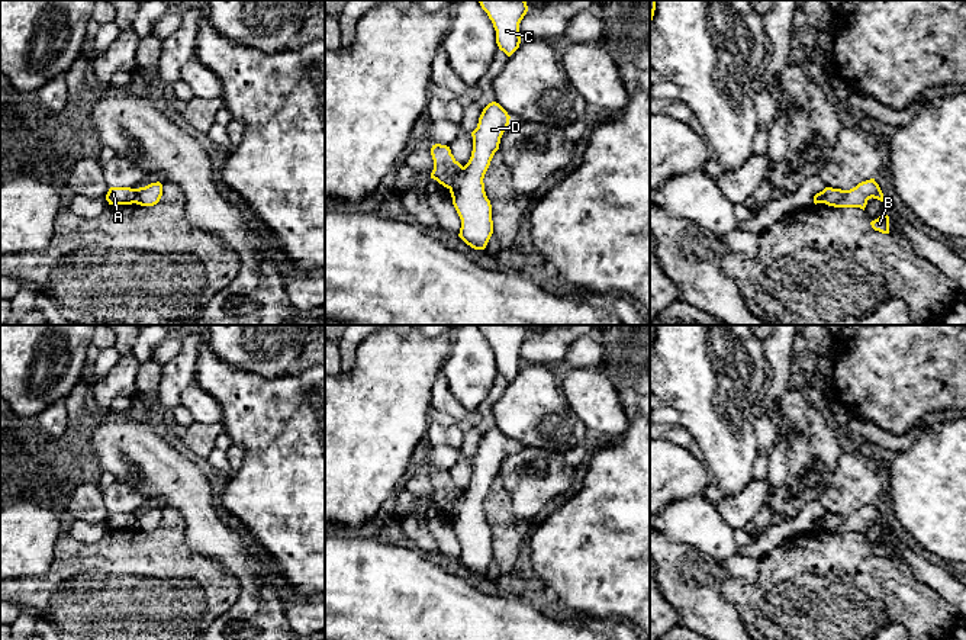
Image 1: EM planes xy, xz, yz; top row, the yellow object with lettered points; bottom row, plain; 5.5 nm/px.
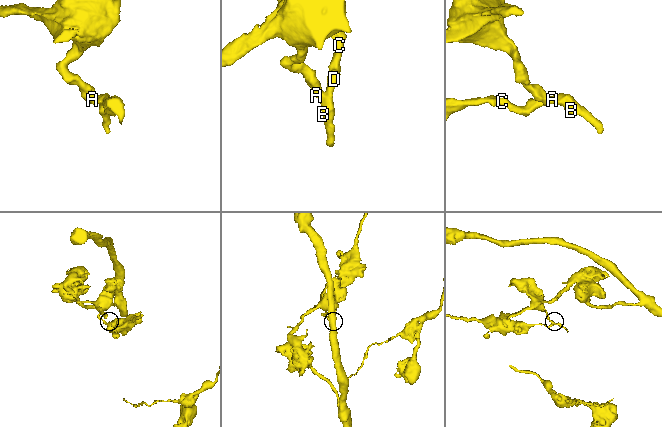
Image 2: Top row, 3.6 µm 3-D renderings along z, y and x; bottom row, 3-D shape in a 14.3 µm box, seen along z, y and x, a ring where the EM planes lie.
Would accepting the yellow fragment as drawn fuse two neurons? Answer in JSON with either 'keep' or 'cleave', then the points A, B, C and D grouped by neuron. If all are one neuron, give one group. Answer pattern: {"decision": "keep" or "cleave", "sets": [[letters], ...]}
{"decision": "cleave", "sets": [["A"], ["B", "C", "D"]]}

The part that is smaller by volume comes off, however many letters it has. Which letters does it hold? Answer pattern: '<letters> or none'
A

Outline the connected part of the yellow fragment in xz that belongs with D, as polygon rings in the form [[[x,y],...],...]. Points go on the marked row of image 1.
[[[496,102],[483,109],[477,128],[471,132],[471,157],[450,187],[453,205],[461,219],[458,237],[474,250],[484,250],[493,234],[492,205],[483,179],[509,119],[508,112]]]

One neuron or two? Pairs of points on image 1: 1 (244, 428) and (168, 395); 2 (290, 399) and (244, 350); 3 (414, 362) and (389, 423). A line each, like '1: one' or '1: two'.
1: two
2: two
3: one

